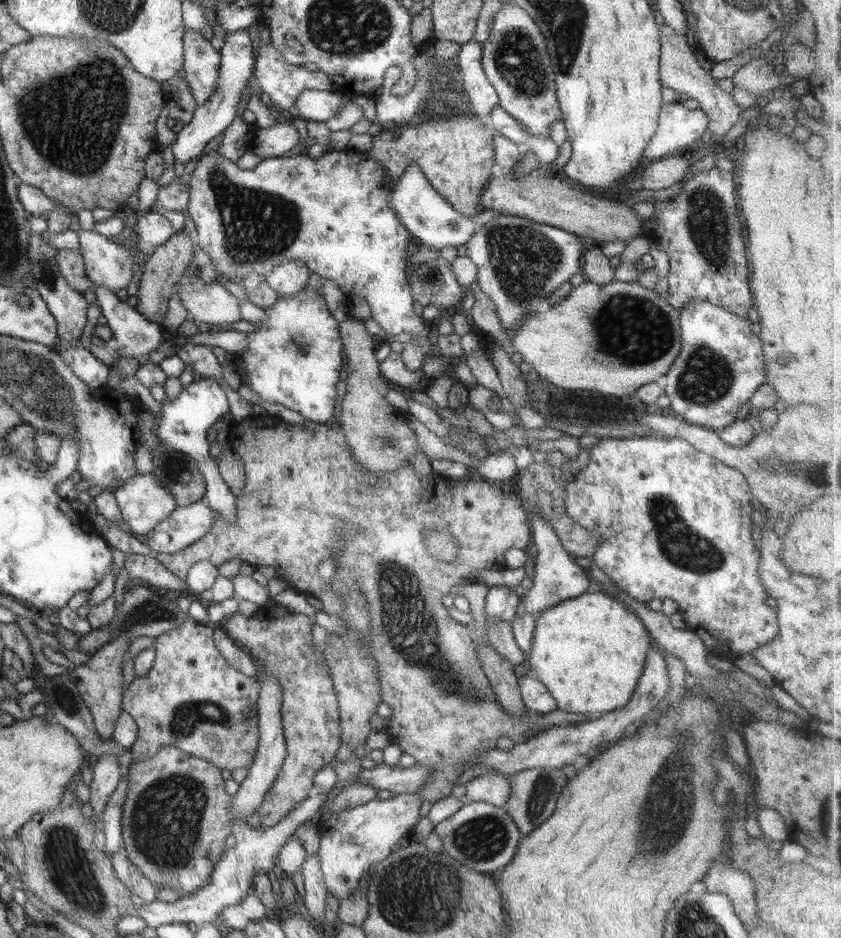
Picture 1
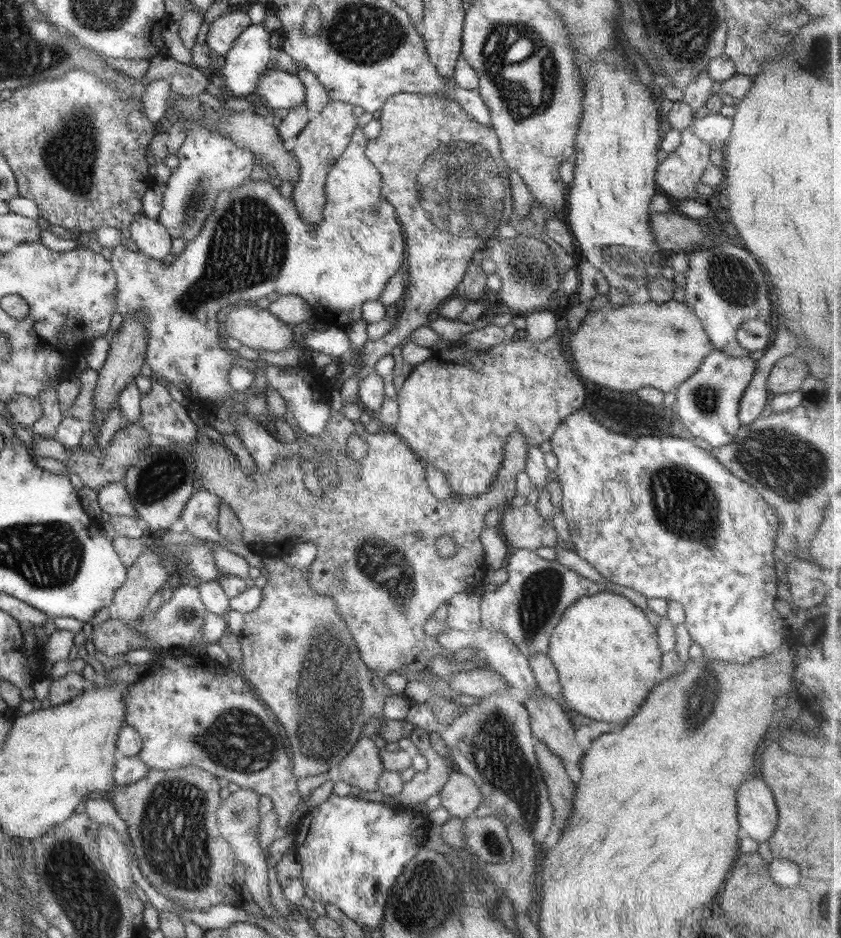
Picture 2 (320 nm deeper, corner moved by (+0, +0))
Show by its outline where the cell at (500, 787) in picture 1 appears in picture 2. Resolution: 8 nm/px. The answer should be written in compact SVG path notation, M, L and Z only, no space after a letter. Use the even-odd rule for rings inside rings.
M459 771L451 772L448 782L440 792L440 798L440 807L446 809L450 816L459 819L473 816L474 811L485 800L476 783Z

